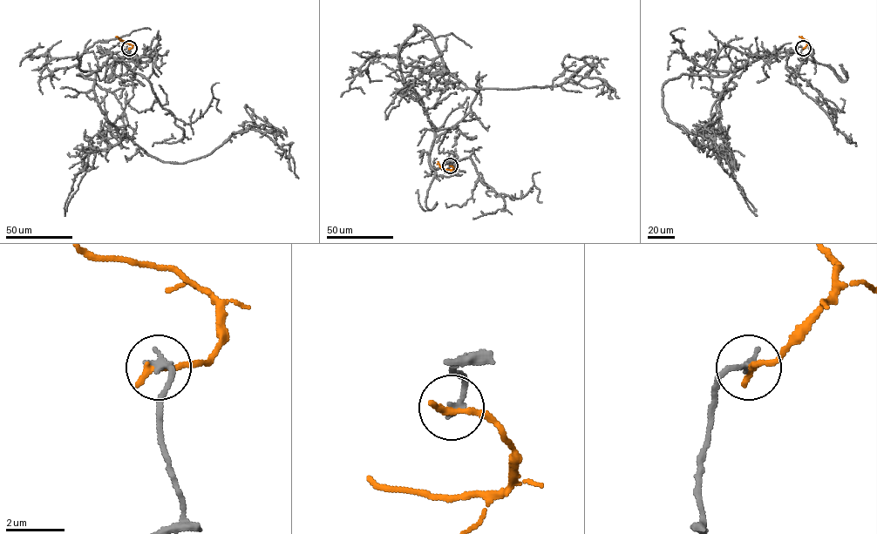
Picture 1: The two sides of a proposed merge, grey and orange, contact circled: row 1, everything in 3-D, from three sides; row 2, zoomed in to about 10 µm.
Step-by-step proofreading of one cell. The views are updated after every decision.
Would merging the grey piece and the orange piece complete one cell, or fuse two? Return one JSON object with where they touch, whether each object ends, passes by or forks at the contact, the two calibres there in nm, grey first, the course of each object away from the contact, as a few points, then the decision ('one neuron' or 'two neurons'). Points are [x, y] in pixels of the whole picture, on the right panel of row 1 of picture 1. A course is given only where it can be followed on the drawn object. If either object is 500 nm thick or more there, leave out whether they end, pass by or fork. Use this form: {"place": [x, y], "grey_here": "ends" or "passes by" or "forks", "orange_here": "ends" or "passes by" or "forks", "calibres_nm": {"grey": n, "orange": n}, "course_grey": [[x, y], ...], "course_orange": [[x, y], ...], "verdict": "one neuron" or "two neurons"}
{"place": [803, 48], "grey_here": "ends", "orange_here": "ends", "calibres_nm": {"grey": 260, "orange": 260}, "course_grey": [[803, 48], [804, 59], [744, 65], [713, 104], [704, 132], [726, 163], [723, 132], [711, 130], [736, 179]], "course_orange": [[803, 49], [807, 41], [798, 36]], "verdict": "two neurons"}

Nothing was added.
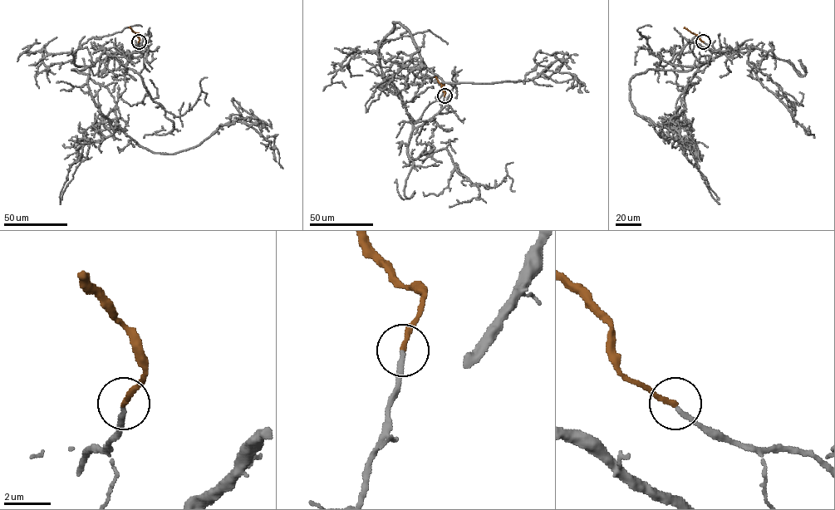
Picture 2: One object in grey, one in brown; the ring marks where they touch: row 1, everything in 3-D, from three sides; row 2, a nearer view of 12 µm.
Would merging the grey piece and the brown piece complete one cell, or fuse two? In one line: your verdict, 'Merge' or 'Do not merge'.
Merge

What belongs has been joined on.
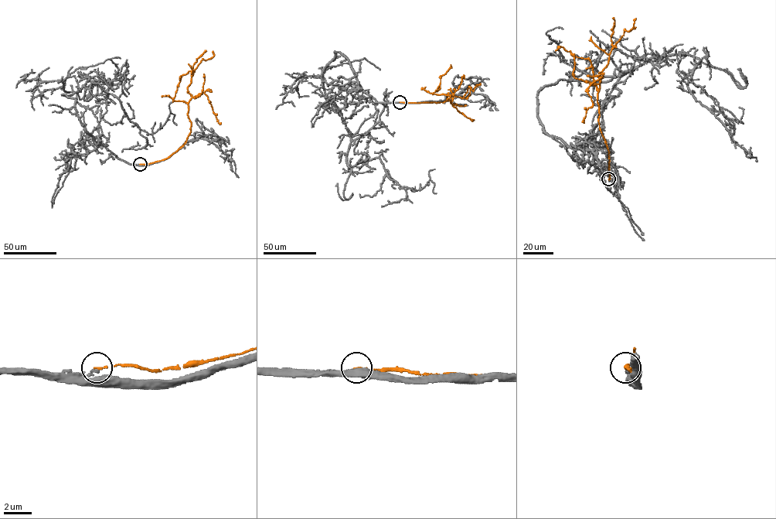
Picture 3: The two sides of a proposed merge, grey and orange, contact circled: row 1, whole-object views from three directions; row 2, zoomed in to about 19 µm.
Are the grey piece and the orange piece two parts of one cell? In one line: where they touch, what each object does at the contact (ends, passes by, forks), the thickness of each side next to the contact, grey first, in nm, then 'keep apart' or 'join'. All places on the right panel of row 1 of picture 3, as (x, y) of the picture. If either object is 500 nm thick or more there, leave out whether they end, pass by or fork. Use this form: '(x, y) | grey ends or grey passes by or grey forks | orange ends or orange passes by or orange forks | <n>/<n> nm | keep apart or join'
(608, 179) | grey ends | orange ends | 190/120 nm | keep apart

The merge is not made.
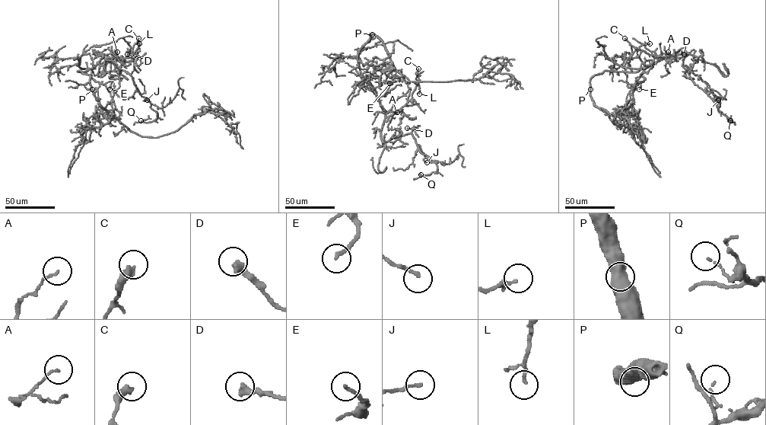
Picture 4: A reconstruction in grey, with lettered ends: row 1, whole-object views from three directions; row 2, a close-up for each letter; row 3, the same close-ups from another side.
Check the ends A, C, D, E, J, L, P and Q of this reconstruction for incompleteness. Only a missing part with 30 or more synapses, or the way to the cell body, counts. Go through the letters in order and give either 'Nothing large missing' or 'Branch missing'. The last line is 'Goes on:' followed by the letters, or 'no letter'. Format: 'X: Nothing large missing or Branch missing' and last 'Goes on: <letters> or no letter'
A: Nothing large missing
C: Nothing large missing
D: Nothing large missing
E: Nothing large missing
J: Nothing large missing
L: Nothing large missing
P: Nothing large missing
Q: Nothing large missing
Goes on: no letter

